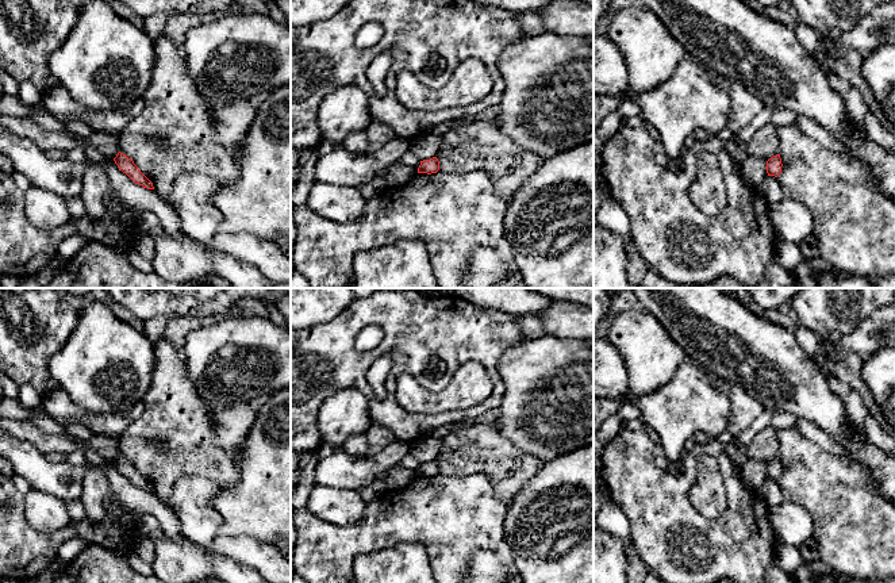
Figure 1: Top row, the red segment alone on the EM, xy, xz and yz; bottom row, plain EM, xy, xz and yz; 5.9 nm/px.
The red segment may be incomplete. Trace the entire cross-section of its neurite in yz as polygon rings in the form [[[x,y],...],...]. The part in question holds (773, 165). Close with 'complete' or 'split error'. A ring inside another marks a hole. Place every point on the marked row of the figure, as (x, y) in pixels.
[[[776,154],[776,156],[771,157],[767,161],[767,173],[768,173],[768,176],[777,177],[781,173],[781,166],[783,166],[783,164],[781,164],[780,154]]]; complete

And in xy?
[[[118,153],[114,158],[118,168],[126,173],[135,184],[142,185],[147,189],[154,189],[153,183],[138,169],[131,158],[123,153]]]; complete

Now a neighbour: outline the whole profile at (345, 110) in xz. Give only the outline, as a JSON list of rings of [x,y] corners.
[[[342,85],[324,96],[318,110],[323,139],[341,147],[357,131],[366,133],[372,123],[366,95],[356,85]]]

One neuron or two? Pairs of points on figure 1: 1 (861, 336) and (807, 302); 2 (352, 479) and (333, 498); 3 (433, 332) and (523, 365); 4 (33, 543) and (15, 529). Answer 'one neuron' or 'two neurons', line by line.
1: two neurons
2: two neurons
3: two neurons
4: one neuron

